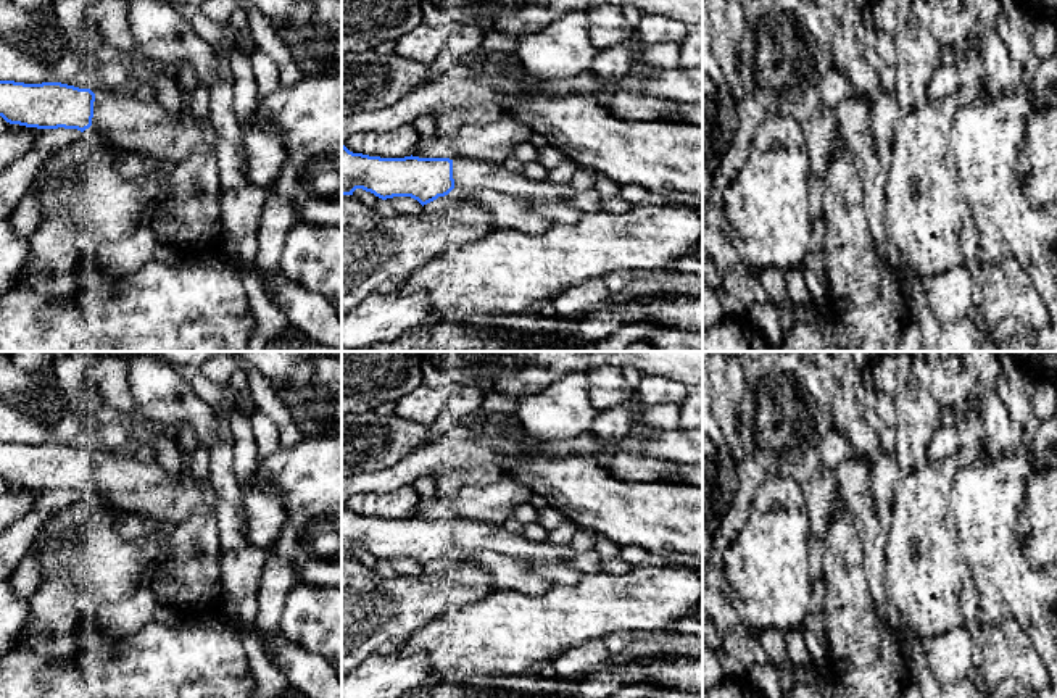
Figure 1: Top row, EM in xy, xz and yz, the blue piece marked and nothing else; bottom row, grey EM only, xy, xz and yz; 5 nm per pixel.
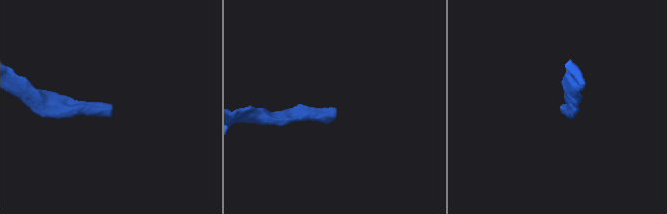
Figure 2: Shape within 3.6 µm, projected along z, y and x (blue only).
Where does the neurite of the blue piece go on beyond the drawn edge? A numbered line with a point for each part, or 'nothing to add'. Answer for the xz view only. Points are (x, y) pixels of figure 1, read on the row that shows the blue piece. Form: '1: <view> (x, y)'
1: xz (469, 174)

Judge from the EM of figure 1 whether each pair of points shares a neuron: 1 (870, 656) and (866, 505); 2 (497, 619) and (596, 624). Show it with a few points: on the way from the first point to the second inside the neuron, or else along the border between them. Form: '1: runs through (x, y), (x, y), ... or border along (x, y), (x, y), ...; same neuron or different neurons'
1: border along (845, 510), (864, 535); different neurons
2: runs through (521, 621), (572, 621); same neuron

